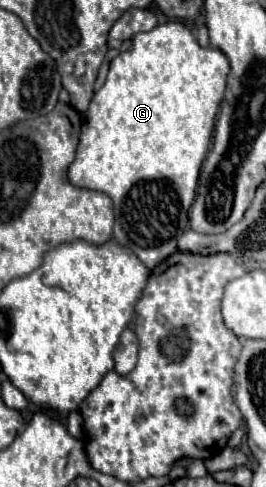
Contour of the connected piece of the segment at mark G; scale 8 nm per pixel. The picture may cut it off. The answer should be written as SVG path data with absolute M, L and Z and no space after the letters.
M164 22L158 24L156 28L152 28L150 32L138 32L132 38L132 46L126 52L120 52L112 62L110 62L110 70L106 76L104 86L94 94L88 110L86 110L86 124L82 126L80 132L80 144L76 150L76 158L68 168L68 178L74 186L80 188L90 188L90 190L100 190L104 194L108 194L114 202L114 212L116 212L116 240L130 248L144 264L146 268L154 268L158 266L162 260L166 260L170 254L176 252L176 242L182 236L182 232L188 228L188 208L196 196L196 184L198 184L198 174L200 174L200 166L202 160L210 148L212 142L212 130L214 130L214 122L216 122L216 114L224 96L224 88L226 88L226 78L230 72L230 64L228 58L222 50L208 46L202 48L196 40L196 36L190 32L188 26L184 26L182 22Z

